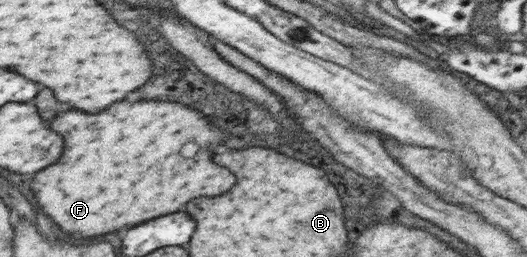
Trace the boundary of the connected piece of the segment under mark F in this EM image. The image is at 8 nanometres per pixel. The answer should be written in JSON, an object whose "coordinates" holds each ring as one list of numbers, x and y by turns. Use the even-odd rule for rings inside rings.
{"coordinates":[[116,103,116,109,108,107,108,111,94,115,70,111,58,115,50,127,64,135,64,147,68,147,68,151,60,163,54,163,40,171,40,175,34,175,30,189,42,211,68,235,78,233,86,239,112,233,122,227,134,227,142,221,180,211,192,197,216,197,228,191,214,189,214,185,230,187,234,183,226,169,212,167,212,163,204,159,208,157,208,145,220,143,224,133,206,123,198,111,180,103],[192,119,198,153,192,155,190,161,190,157,180,155,178,139,182,149,192,143],[194,157,200,157,202,163,196,163],[194,163,196,167,184,167]]}

